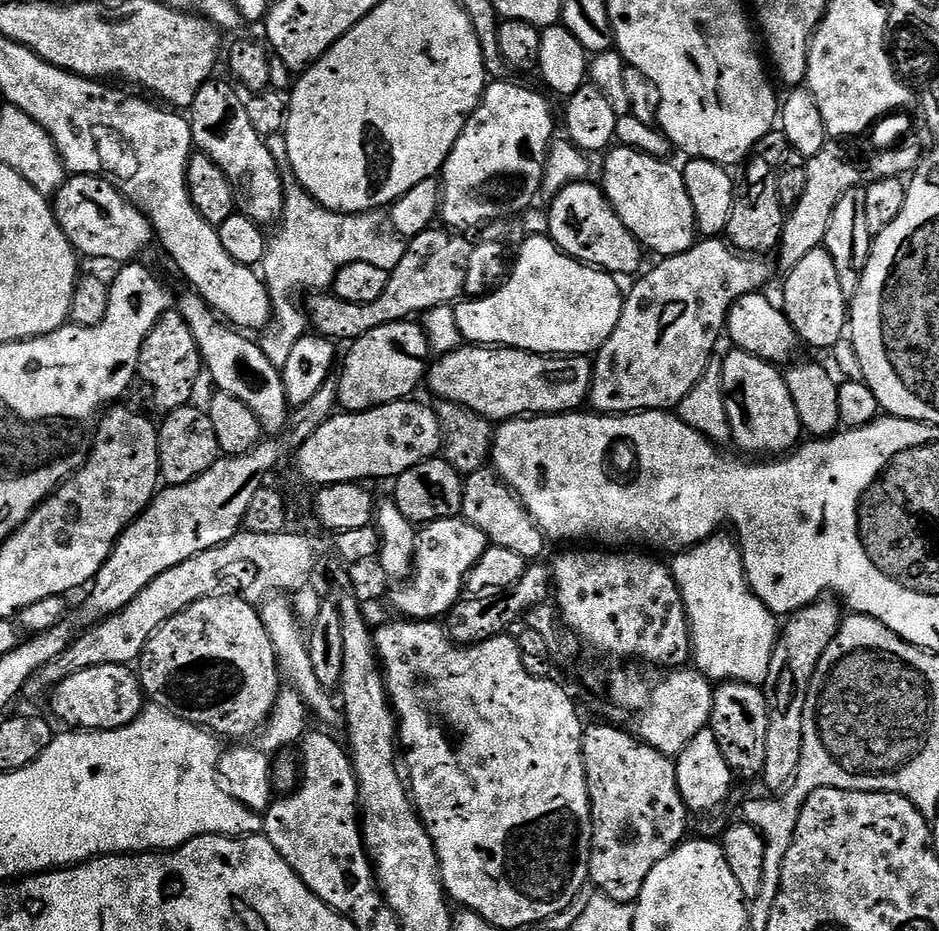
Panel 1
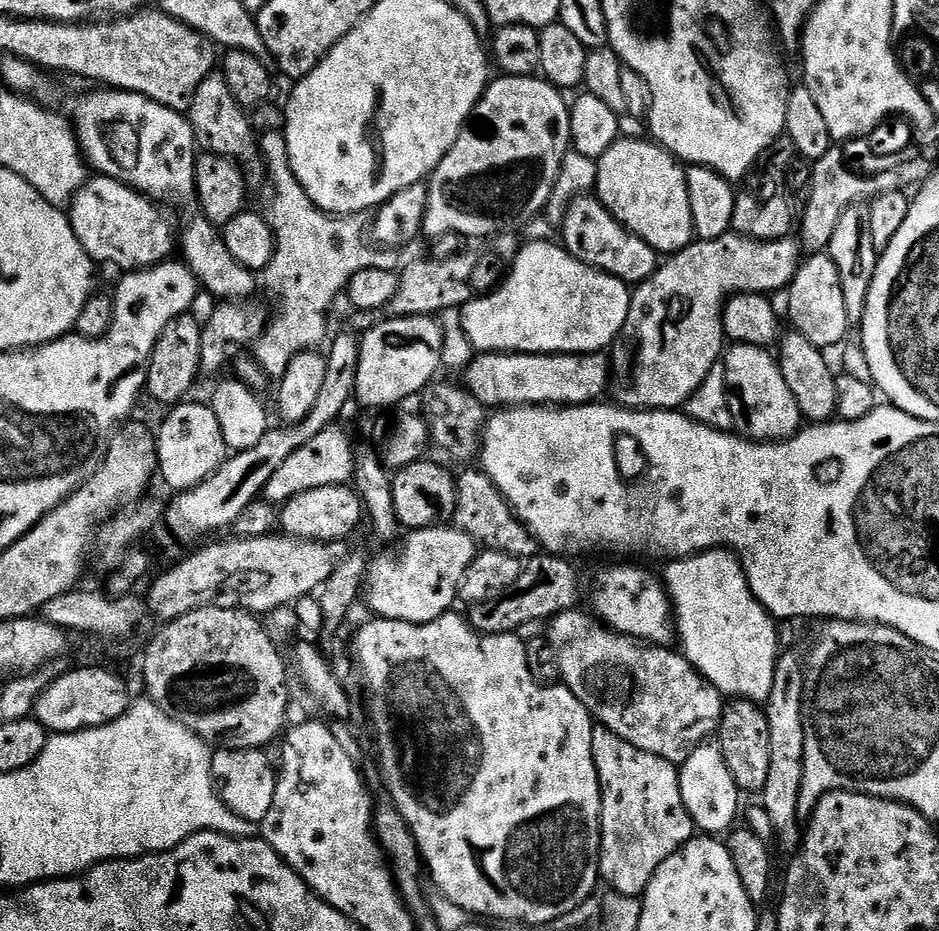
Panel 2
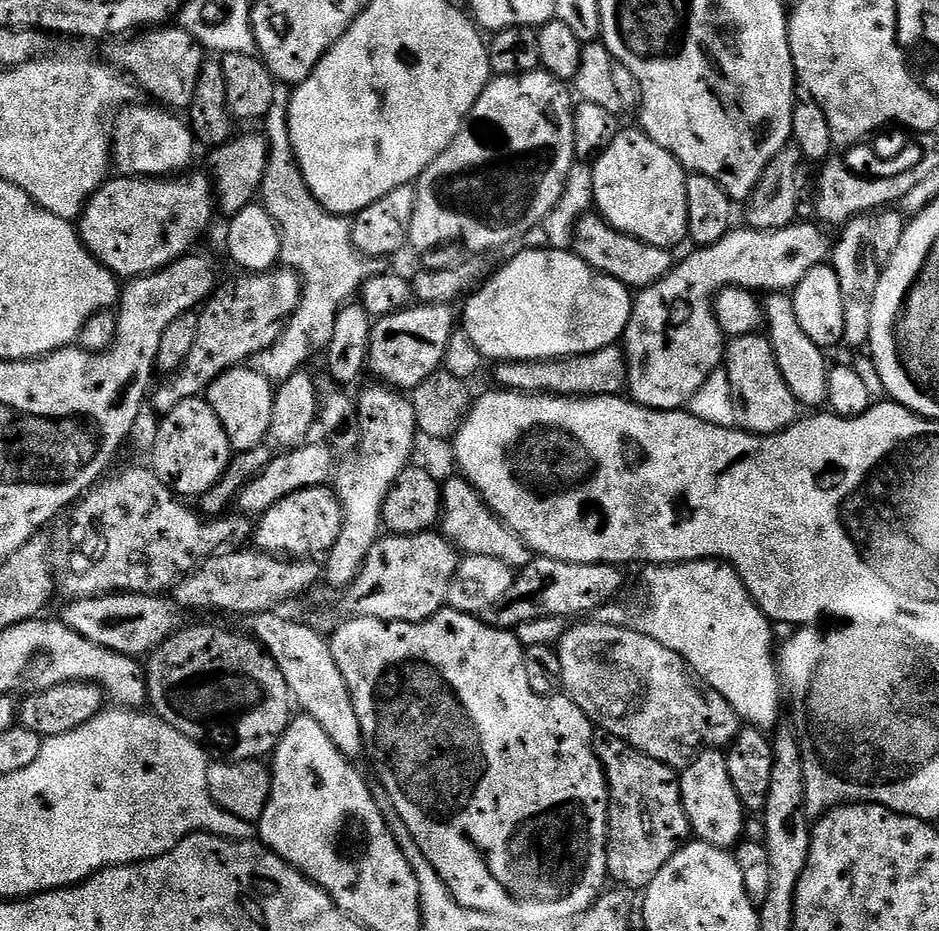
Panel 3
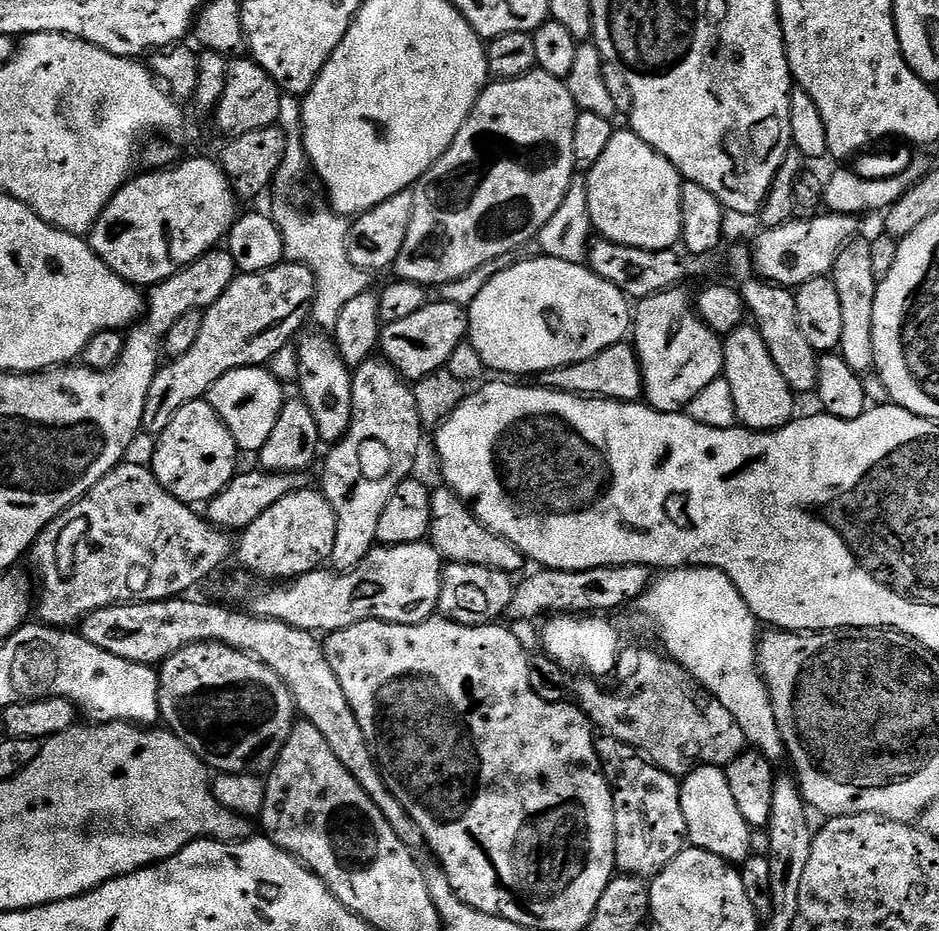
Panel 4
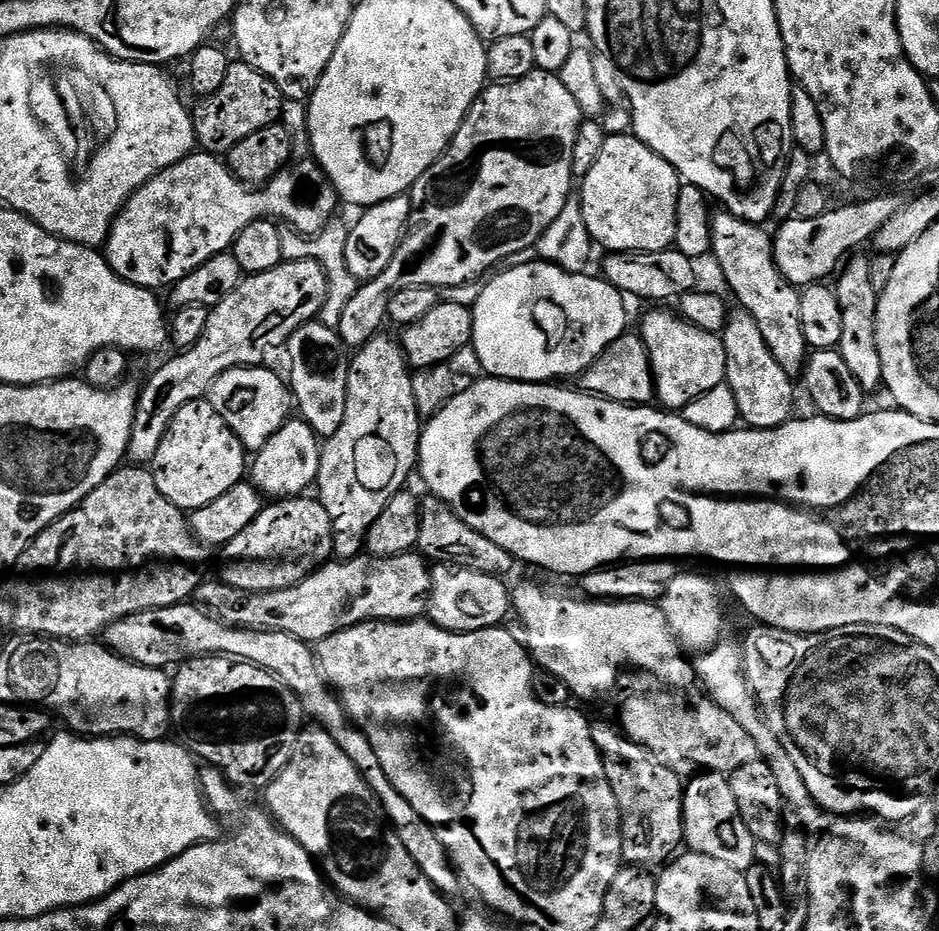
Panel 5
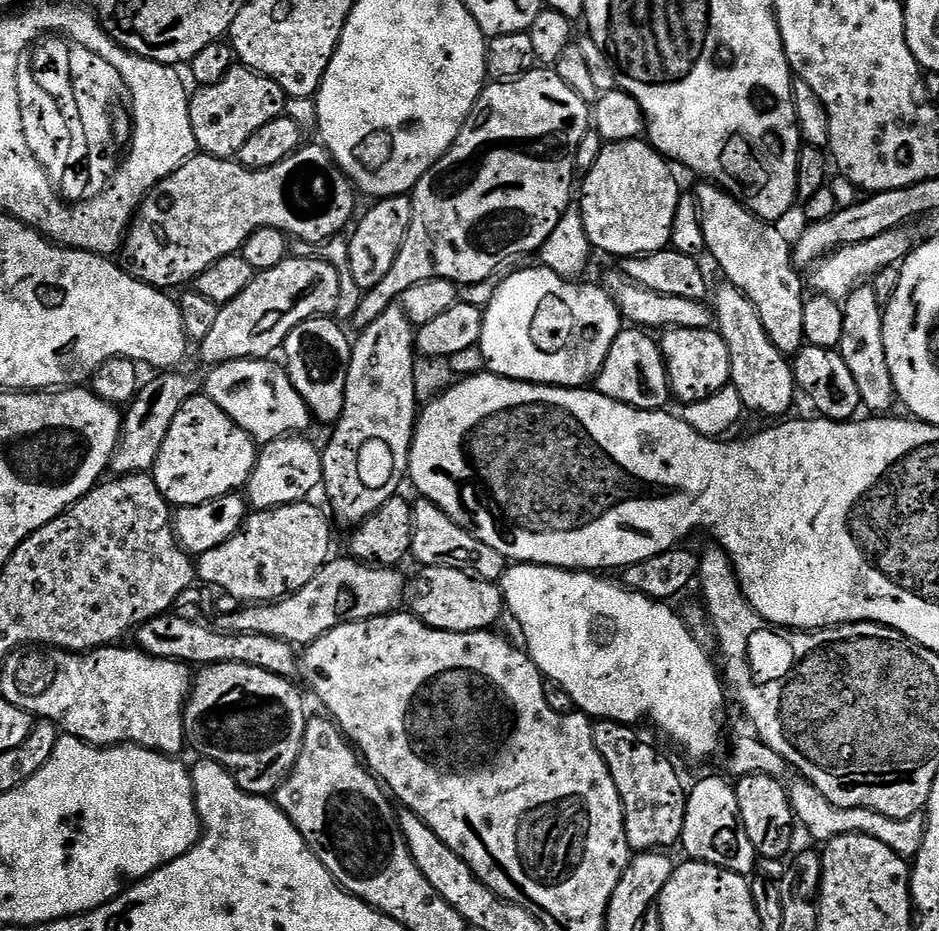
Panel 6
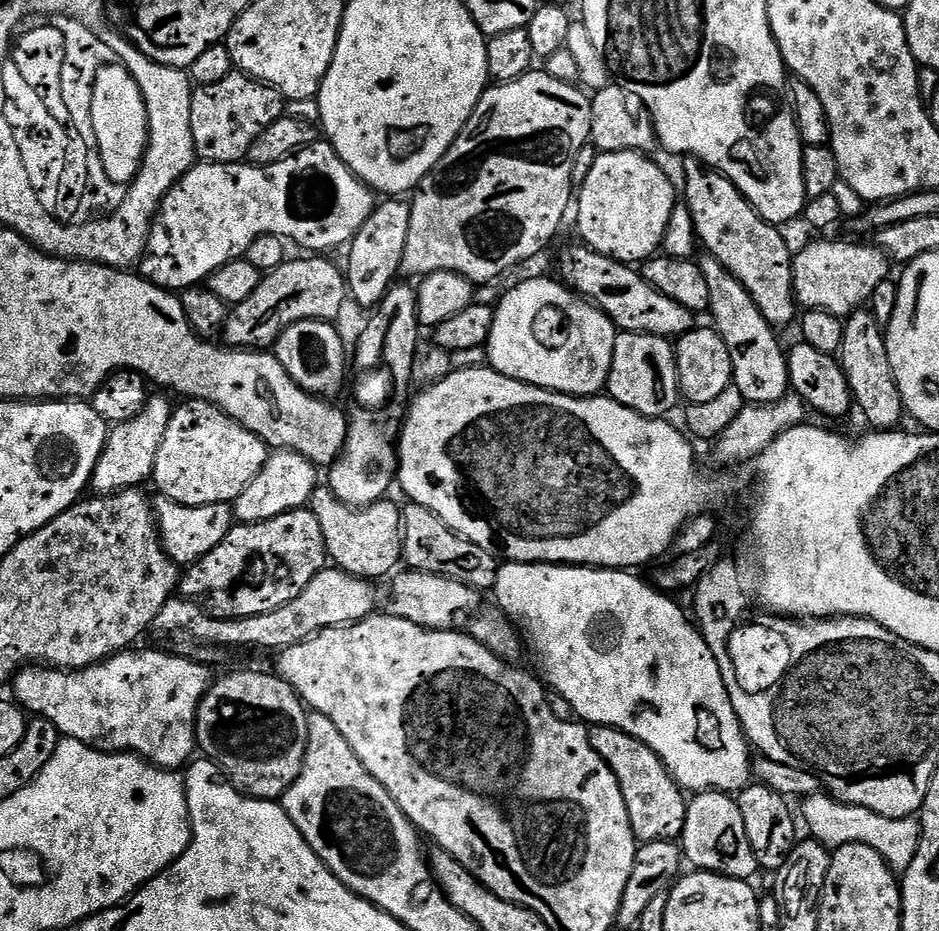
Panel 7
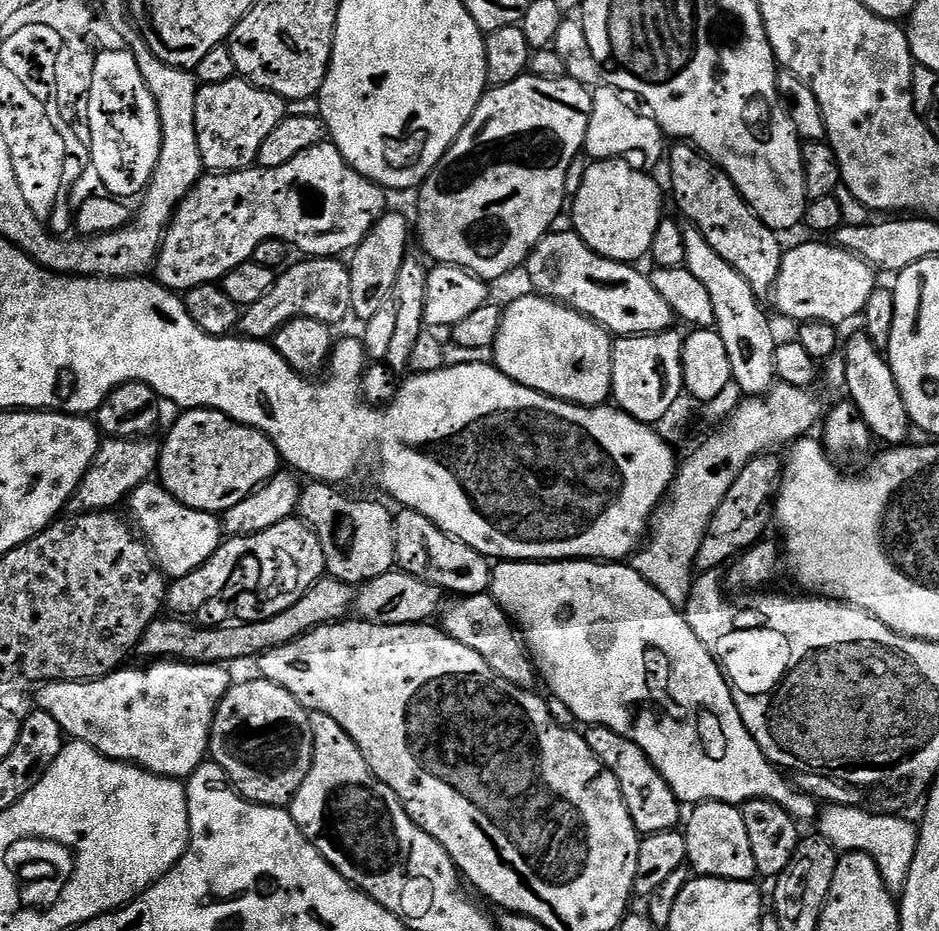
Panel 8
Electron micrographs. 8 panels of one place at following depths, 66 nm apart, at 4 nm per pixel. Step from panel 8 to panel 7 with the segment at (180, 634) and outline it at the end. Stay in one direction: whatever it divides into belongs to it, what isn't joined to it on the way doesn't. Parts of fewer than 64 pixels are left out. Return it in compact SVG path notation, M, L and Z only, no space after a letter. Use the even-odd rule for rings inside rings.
M326 566L313 580L286 606L278 606L278 610L270 610L266 614L253 616L236 616L232 620L215 620L207 616L199 608L197 601L183 595L173 595L171 600L158 610L158 618L154 618L151 626L153 633L160 636L172 636L175 632L189 632L204 646L215 646L225 650L231 648L276 648L283 650L301 644L303 640L316 635L323 628L339 628L346 624L355 624L373 615L378 608L378 592L369 581L351 576L335 566Z

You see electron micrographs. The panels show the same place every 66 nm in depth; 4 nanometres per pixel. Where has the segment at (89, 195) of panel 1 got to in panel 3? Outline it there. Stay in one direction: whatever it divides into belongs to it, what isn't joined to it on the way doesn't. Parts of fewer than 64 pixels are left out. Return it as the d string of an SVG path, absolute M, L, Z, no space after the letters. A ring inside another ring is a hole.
M203 171L195 172L179 178L137 178L121 175L116 178L120 180L109 179L89 198L78 221L80 238L89 252L120 278L135 278L148 276L151 272L161 272L167 264L189 255L195 249L192 247L203 238L204 231L211 226L212 215L217 215L218 212L211 179Z

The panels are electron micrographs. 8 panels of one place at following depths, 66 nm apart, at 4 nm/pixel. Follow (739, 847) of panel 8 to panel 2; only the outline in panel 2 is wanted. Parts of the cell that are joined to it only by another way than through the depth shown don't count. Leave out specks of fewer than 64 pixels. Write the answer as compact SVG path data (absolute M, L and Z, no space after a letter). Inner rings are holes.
M705 742L697 746L690 758L686 758L686 762L679 765L678 771L682 802L686 802L686 810L693 825L704 834L727 833L737 823L736 811L740 808L742 793L734 778L730 778L730 766L726 766L726 758L719 743Z

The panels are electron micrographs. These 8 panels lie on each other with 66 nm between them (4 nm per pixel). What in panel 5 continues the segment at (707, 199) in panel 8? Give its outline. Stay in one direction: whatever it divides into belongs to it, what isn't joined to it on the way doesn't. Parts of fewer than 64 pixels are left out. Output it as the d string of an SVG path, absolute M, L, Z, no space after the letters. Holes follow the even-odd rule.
M717 211L712 218L711 255L716 256L716 264L729 290L740 303L737 305L748 312L754 322L758 322L758 330L770 354L774 354L774 362L778 362L778 366L782 366L788 376L796 378L803 373L810 355L806 334L802 334L801 289L791 284L776 265L772 245L774 236L766 229L738 218L733 212Z

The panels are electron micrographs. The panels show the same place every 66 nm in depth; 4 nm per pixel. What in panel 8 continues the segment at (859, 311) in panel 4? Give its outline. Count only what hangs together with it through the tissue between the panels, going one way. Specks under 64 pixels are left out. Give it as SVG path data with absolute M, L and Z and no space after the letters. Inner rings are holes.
M865 334L847 337L842 350L844 362L843 387L848 388L847 399L862 414L866 426L870 426L873 437L884 446L903 446L909 443L914 425L908 416L906 402L902 402L902 394L898 390L898 382L894 378L892 368L888 364L885 353Z

